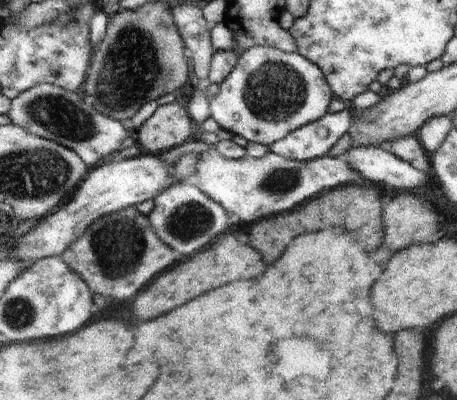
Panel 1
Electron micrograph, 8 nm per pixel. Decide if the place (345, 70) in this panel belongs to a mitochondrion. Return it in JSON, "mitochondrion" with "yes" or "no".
{"mitochondrion":"no"}

